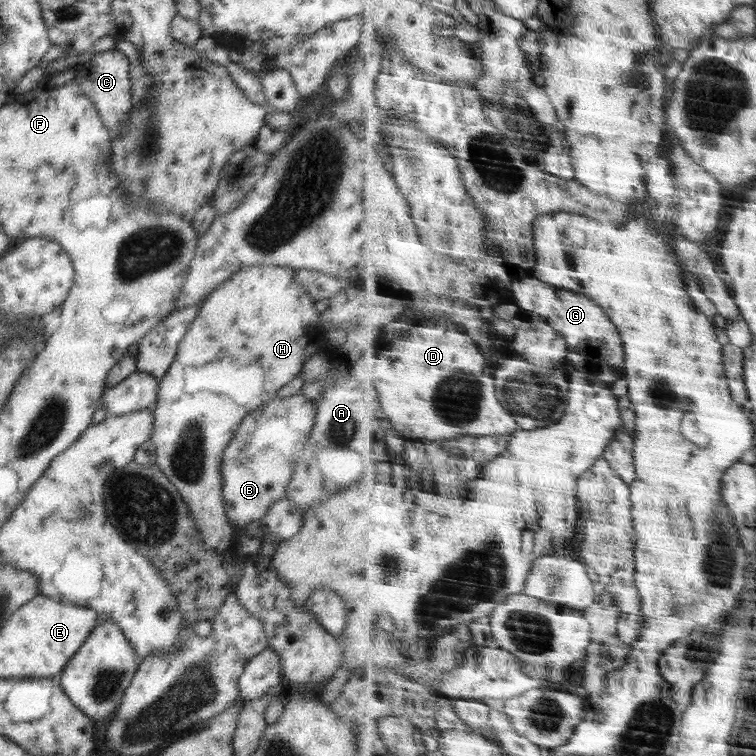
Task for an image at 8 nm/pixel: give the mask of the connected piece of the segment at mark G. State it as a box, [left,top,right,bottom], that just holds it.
[513,274,627,374]

